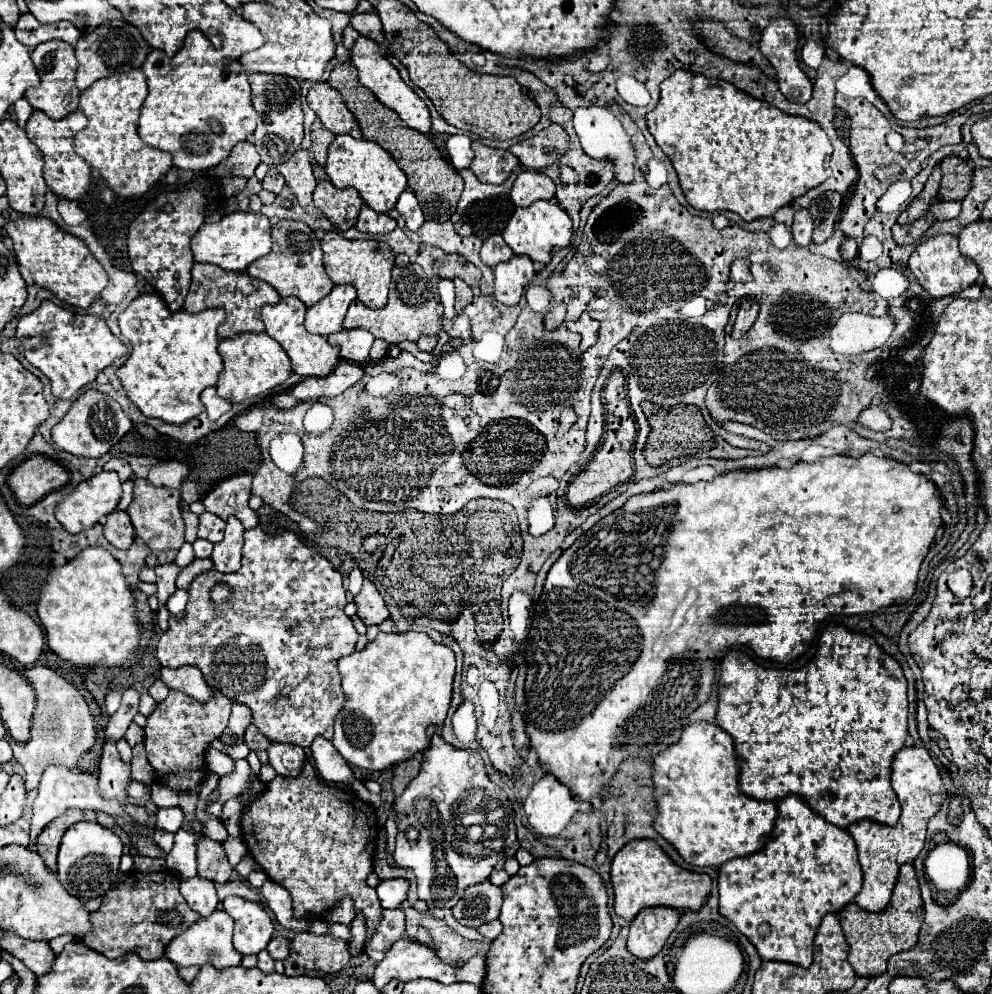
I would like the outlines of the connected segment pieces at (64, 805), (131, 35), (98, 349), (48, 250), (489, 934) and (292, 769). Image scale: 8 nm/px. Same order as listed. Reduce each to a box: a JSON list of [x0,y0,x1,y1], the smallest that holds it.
[[30,766,134,846],[76,20,150,90],[16,300,128,400],[6,216,108,308],[476,920,502,940],[268,743,305,776]]

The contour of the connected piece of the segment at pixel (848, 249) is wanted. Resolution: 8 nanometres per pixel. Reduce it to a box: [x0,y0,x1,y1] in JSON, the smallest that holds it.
[840,238,858,262]

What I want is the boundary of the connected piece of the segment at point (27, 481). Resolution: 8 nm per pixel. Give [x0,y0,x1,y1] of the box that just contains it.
[8,455,70,506]

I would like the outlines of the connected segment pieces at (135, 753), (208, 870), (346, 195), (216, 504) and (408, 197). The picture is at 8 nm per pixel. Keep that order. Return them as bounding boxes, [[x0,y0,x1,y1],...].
[[132,744,156,784],[182,820,232,882],[314,180,364,232],[204,474,258,530],[394,190,424,230]]

